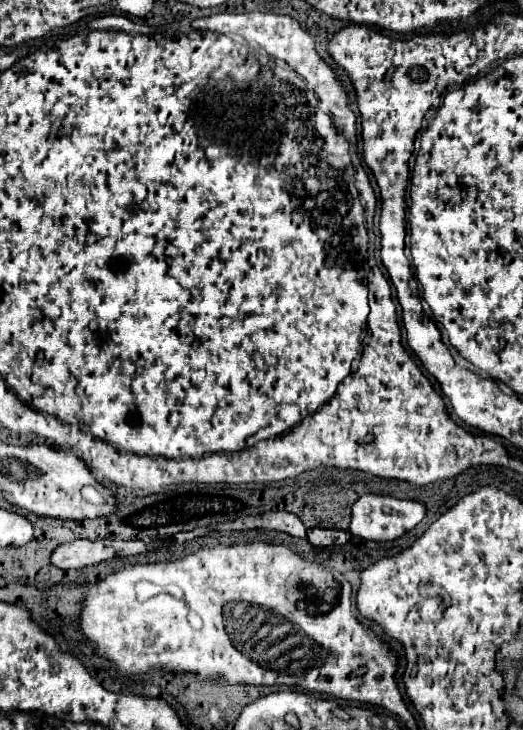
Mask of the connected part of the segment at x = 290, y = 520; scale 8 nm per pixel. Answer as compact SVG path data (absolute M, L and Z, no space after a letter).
M271 511L265 513L261 517L255 519L255 529L267 529L267 531L283 531L291 537L297 539L305 539L307 537L307 529L301 523L299 517L295 517L293 513L287 511Z

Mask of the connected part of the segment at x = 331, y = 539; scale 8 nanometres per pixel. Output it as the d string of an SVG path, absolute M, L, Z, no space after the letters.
M309 529L309 543L313 547L331 547L331 545L345 545L349 541L351 533L337 531L337 529Z

